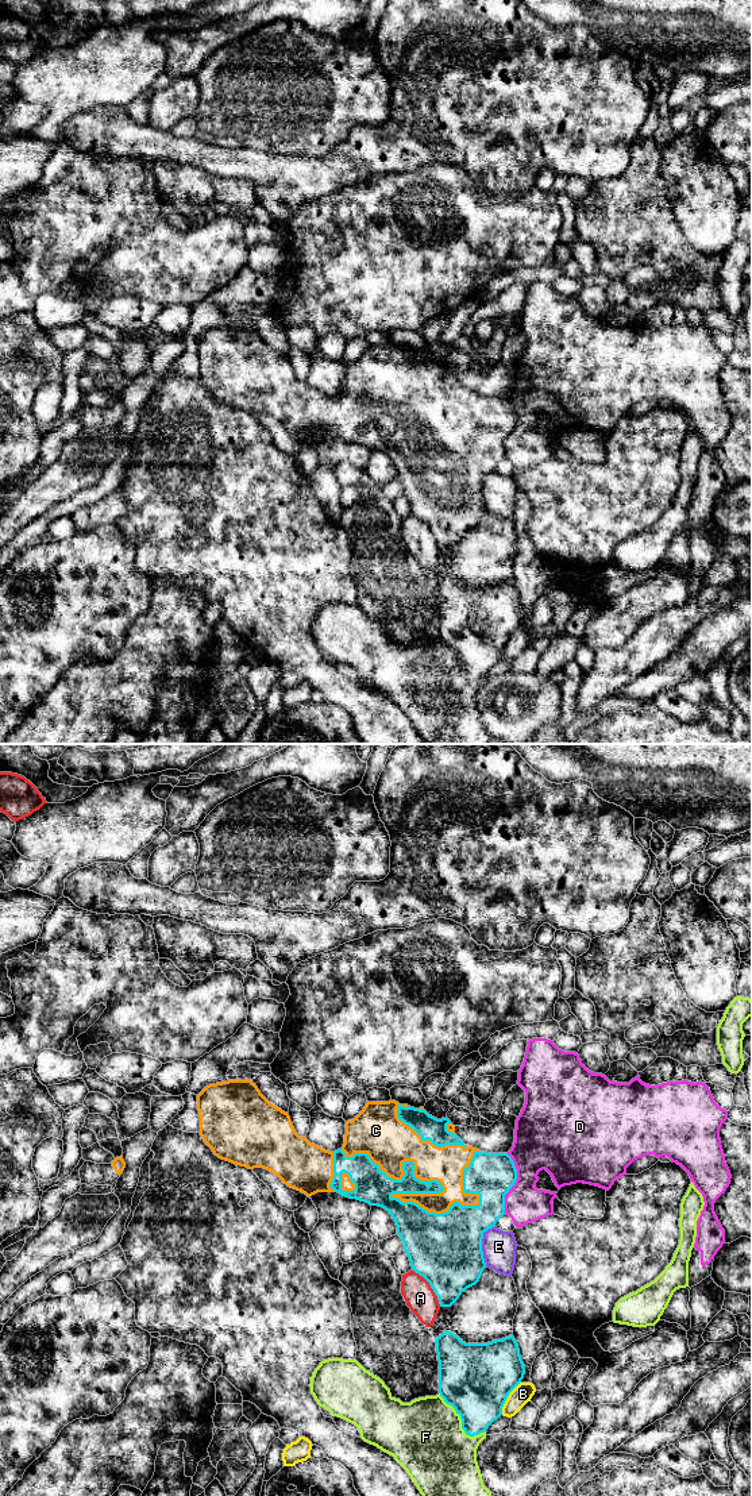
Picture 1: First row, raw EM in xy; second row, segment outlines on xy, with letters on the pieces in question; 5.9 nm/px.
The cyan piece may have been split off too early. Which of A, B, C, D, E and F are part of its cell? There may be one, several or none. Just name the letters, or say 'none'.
C

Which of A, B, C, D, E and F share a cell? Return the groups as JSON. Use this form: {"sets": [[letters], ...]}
{"sets": [["A"], ["B"], ["C"], ["D"], ["E"], ["F"]]}

